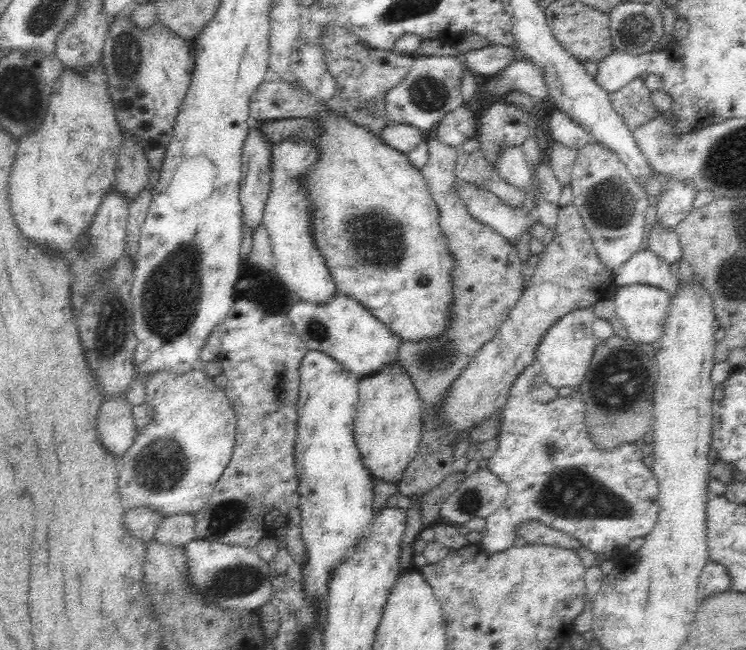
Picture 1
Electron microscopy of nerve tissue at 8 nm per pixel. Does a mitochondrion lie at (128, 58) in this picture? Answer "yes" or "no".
yes

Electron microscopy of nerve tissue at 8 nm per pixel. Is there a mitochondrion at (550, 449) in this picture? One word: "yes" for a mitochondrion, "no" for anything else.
yes

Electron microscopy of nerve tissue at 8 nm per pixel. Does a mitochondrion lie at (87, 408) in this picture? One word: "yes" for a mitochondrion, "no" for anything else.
no

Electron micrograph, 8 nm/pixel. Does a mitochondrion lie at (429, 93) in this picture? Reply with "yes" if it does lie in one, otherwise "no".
yes

